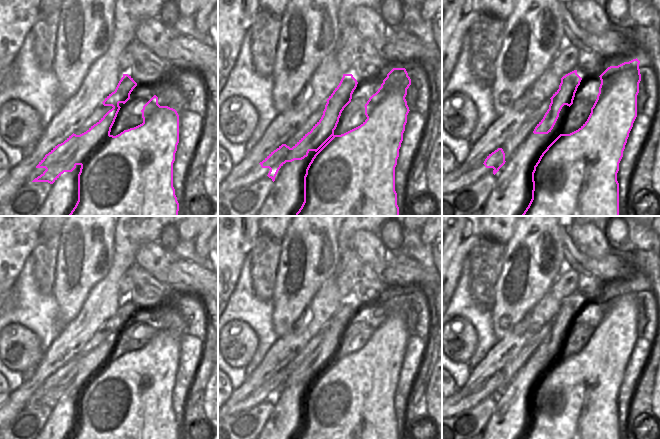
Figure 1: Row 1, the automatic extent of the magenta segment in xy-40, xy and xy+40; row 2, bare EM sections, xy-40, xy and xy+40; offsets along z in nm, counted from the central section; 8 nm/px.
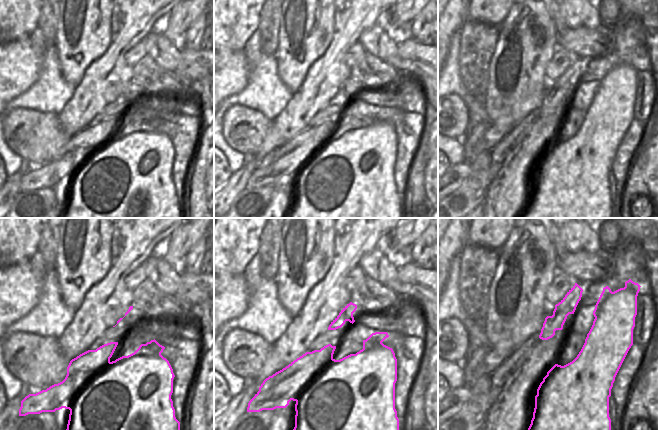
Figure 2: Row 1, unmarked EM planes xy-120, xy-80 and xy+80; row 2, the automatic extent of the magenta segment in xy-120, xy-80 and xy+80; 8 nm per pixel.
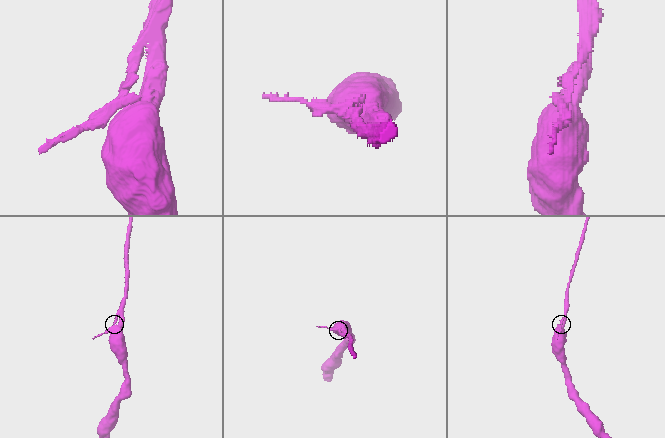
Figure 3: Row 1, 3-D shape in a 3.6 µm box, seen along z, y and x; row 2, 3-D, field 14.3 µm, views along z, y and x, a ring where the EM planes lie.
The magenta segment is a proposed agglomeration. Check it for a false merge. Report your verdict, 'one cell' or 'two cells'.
one cell

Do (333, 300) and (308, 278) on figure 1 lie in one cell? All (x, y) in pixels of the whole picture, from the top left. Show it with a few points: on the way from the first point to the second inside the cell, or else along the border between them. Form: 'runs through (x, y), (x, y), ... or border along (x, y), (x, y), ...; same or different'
border along (336, 271), (323, 283), (306, 307); different

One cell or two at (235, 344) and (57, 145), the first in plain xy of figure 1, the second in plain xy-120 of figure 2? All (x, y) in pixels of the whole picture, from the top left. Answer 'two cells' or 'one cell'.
one cell

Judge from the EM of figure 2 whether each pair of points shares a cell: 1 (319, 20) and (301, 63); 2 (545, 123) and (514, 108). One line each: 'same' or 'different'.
1: same
2: different

